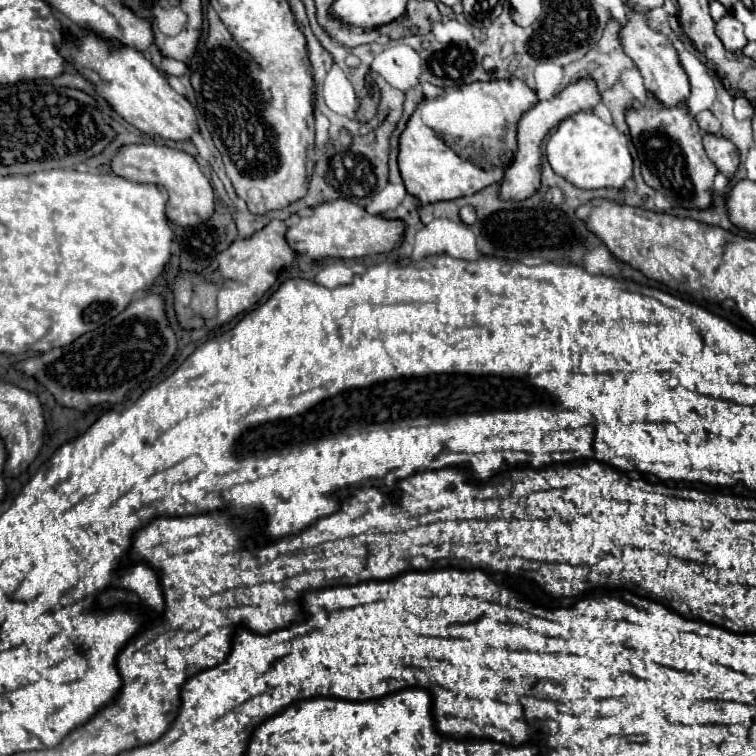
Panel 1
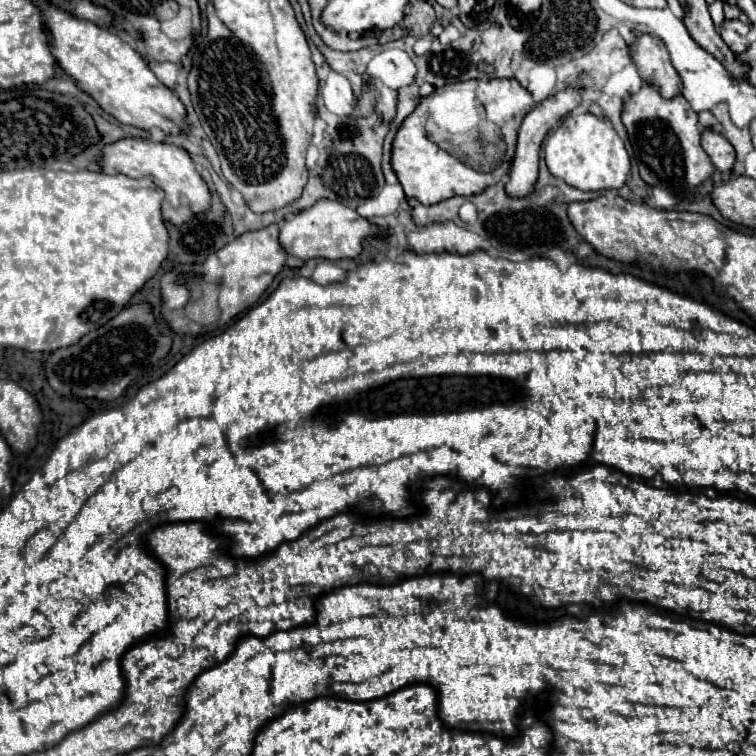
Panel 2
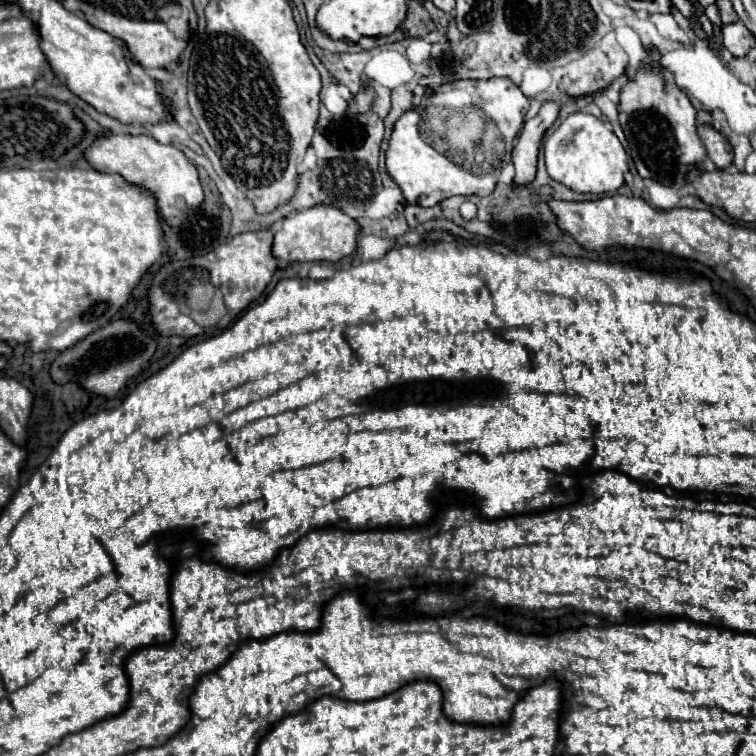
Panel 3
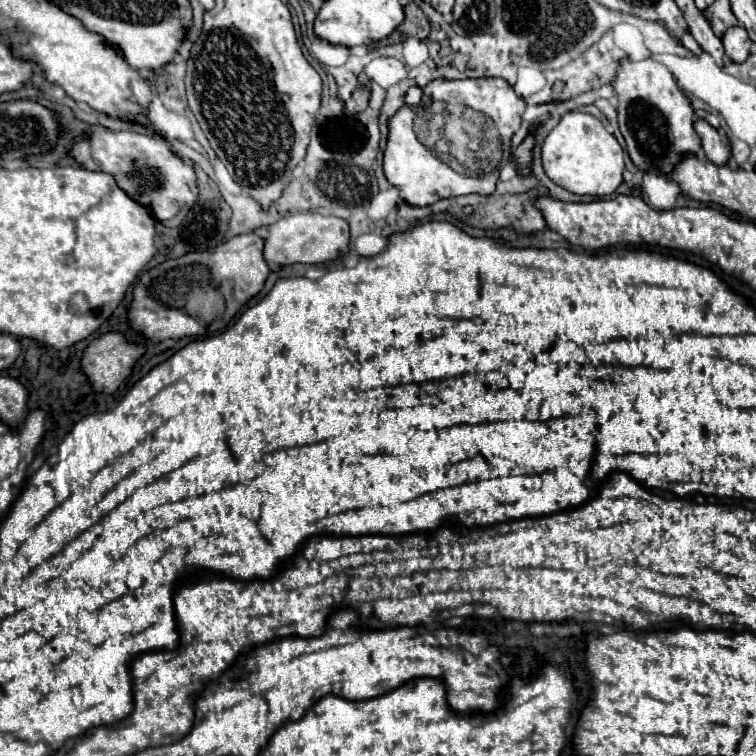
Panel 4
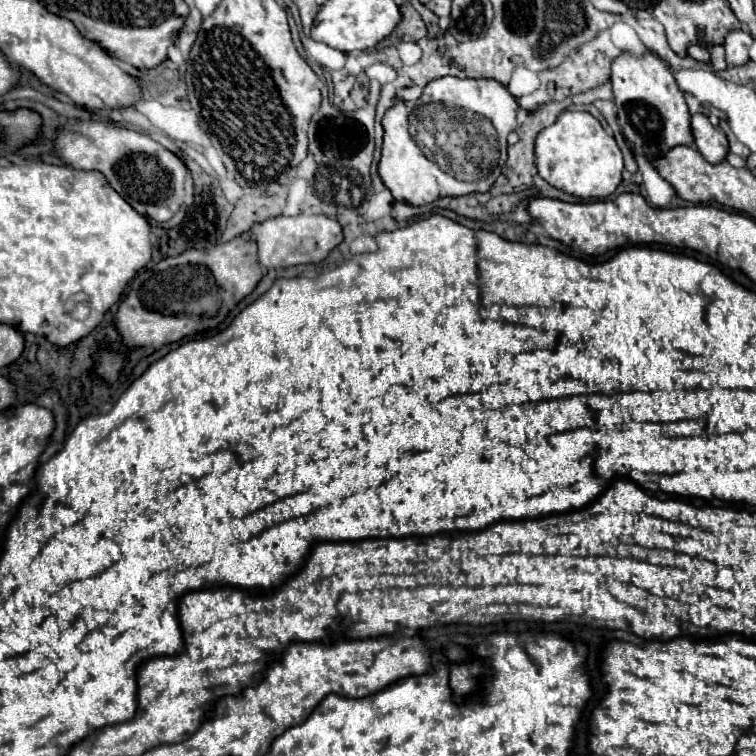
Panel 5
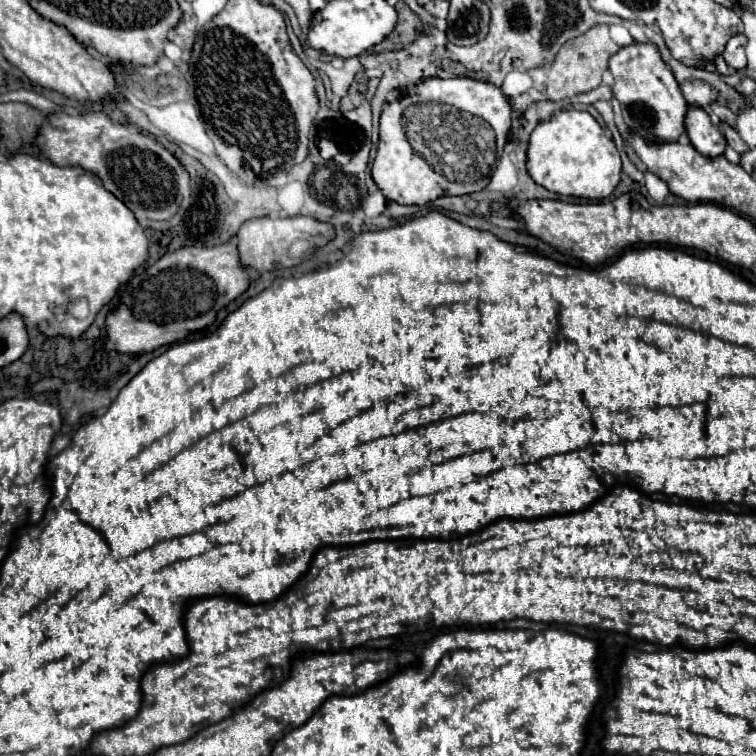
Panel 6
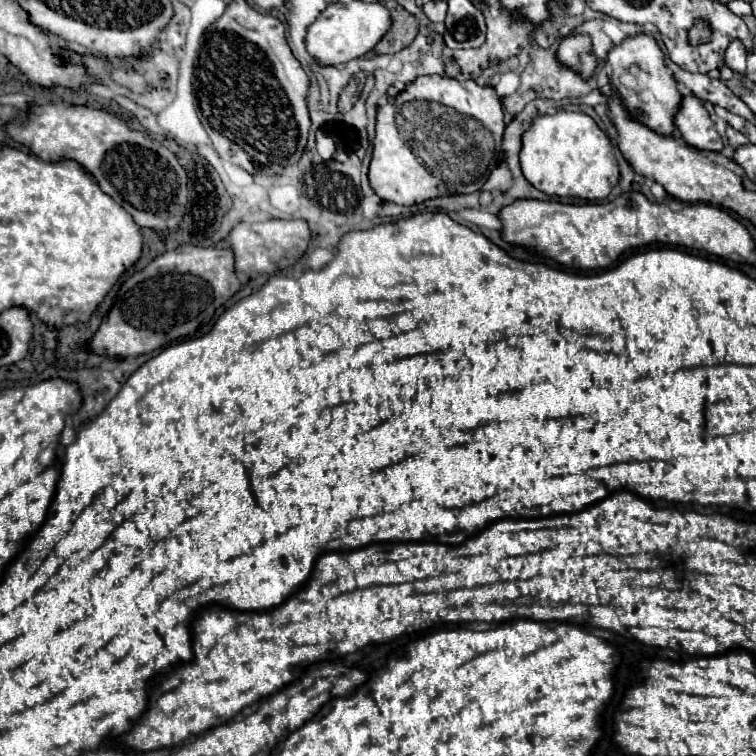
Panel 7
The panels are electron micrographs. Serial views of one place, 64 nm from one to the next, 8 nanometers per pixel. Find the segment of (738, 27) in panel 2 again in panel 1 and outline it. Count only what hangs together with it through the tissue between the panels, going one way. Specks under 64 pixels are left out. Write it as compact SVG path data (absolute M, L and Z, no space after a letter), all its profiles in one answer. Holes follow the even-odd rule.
M726 14L720 22L716 22L716 36L722 40L724 48L732 52L740 52L748 42L744 36L744 26L736 20L734 14Z

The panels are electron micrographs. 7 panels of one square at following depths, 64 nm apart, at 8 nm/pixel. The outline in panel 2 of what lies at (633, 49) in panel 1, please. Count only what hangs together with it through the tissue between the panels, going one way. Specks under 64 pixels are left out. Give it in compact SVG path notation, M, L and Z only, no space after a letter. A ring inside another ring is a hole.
M636 34L636 48L632 60L646 84L656 84L664 98L672 98L680 92L680 76L672 68L668 48L660 38L650 34Z

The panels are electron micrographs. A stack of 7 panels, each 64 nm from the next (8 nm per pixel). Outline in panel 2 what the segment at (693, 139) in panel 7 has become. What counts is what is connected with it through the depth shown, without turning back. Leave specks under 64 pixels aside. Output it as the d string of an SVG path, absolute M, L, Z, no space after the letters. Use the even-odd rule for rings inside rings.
M704 130L702 132L702 148L706 150L712 164L720 172L732 172L732 166L736 162L736 152L734 152L732 144L728 144L728 140L724 140L722 134L718 134L714 130Z

